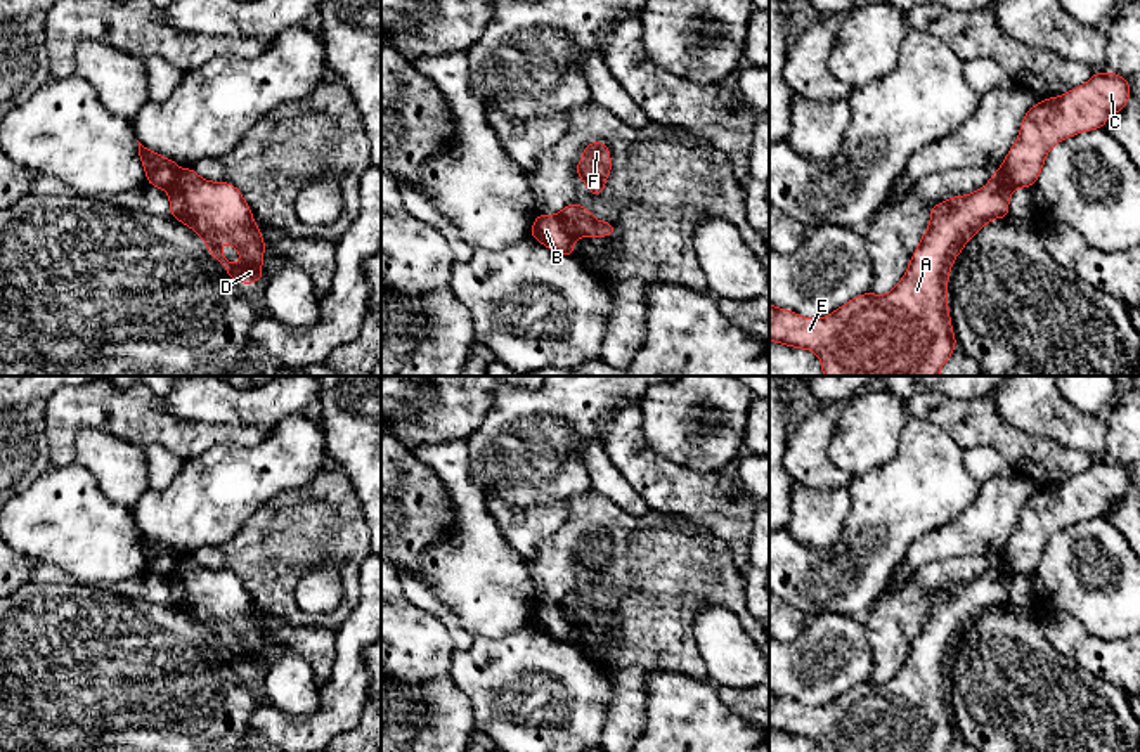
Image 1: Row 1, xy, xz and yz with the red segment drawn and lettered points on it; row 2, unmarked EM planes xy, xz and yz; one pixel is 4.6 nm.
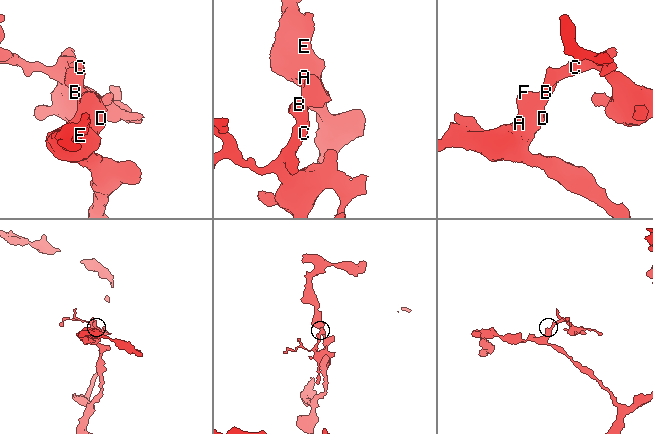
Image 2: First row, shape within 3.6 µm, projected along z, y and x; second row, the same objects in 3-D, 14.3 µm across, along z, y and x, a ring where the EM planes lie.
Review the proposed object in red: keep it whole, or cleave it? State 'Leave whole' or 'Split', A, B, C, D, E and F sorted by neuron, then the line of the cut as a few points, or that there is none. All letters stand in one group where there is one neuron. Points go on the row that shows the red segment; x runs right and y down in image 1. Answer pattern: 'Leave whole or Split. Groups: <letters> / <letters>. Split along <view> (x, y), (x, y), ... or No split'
Split. Groups: A D E F / B C. Split along xz (558, 213), (563, 227), (574, 238)

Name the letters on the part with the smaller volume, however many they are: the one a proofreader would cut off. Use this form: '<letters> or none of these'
B, C

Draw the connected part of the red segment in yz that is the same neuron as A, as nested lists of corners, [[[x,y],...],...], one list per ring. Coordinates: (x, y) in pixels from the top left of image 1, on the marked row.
[[[998,173],[968,196],[930,208],[930,224],[899,284],[887,295],[865,293],[826,317],[807,319],[769,303],[769,340],[814,352],[823,376],[939,376],[956,338],[948,310],[948,277],[965,243],[993,218],[1008,217],[1014,187]]]

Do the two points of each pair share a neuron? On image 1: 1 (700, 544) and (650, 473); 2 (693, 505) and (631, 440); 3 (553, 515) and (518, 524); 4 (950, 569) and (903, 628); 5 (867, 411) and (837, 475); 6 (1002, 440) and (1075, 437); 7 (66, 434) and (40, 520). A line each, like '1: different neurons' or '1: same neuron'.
1: different neurons
2: same neuron
3: same neuron
4: same neuron
5: different neurons
6: different neurons
7: different neurons

